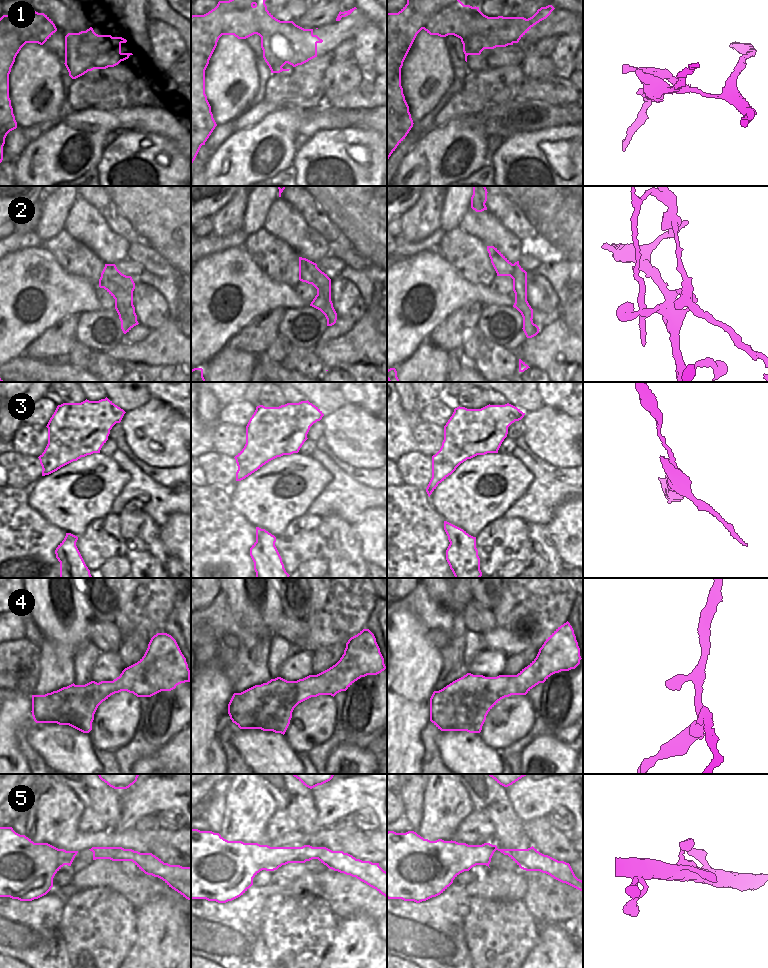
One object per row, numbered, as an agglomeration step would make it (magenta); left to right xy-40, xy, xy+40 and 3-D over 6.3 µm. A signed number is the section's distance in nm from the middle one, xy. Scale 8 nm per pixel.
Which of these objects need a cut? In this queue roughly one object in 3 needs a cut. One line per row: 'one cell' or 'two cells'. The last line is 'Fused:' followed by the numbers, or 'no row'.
1: two cells
2: two cells
3: two cells
4: one cell
5: one cell
Fused: 1, 2, 3

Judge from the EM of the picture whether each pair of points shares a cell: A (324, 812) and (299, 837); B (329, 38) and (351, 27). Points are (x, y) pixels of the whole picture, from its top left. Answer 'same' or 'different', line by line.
A: different
B: same

